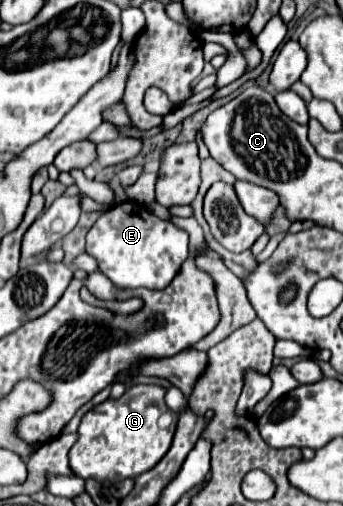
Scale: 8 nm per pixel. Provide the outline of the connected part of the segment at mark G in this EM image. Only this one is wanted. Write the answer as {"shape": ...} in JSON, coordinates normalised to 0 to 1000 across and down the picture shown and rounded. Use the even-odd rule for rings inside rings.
{"shape":[[[388,761],[347,789],[312,789],[236,828],[230,868],[201,891],[201,919],[236,947],[277,947],[300,958],[335,958],[359,947],[394,947],[434,931],[493,887],[516,832],[493,848],[464,848],[458,828],[493,812],[481,800],[481,765]]]}

